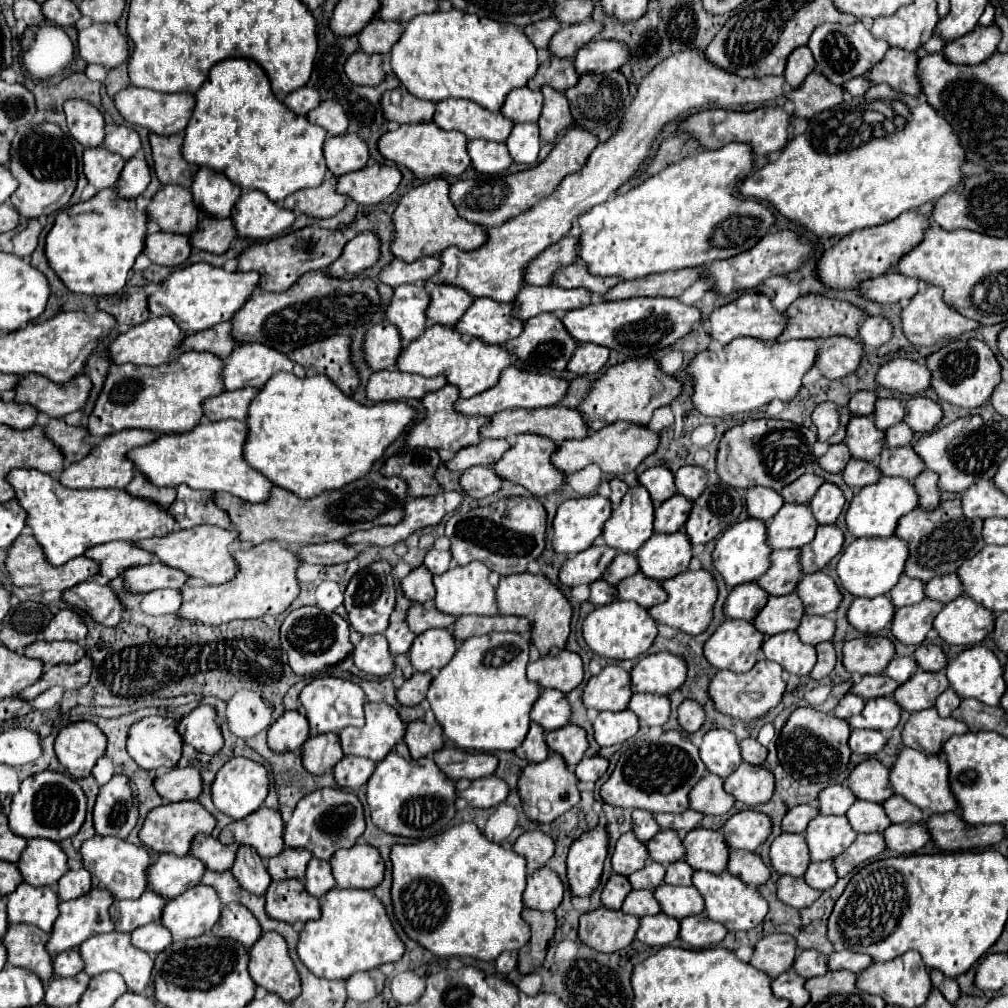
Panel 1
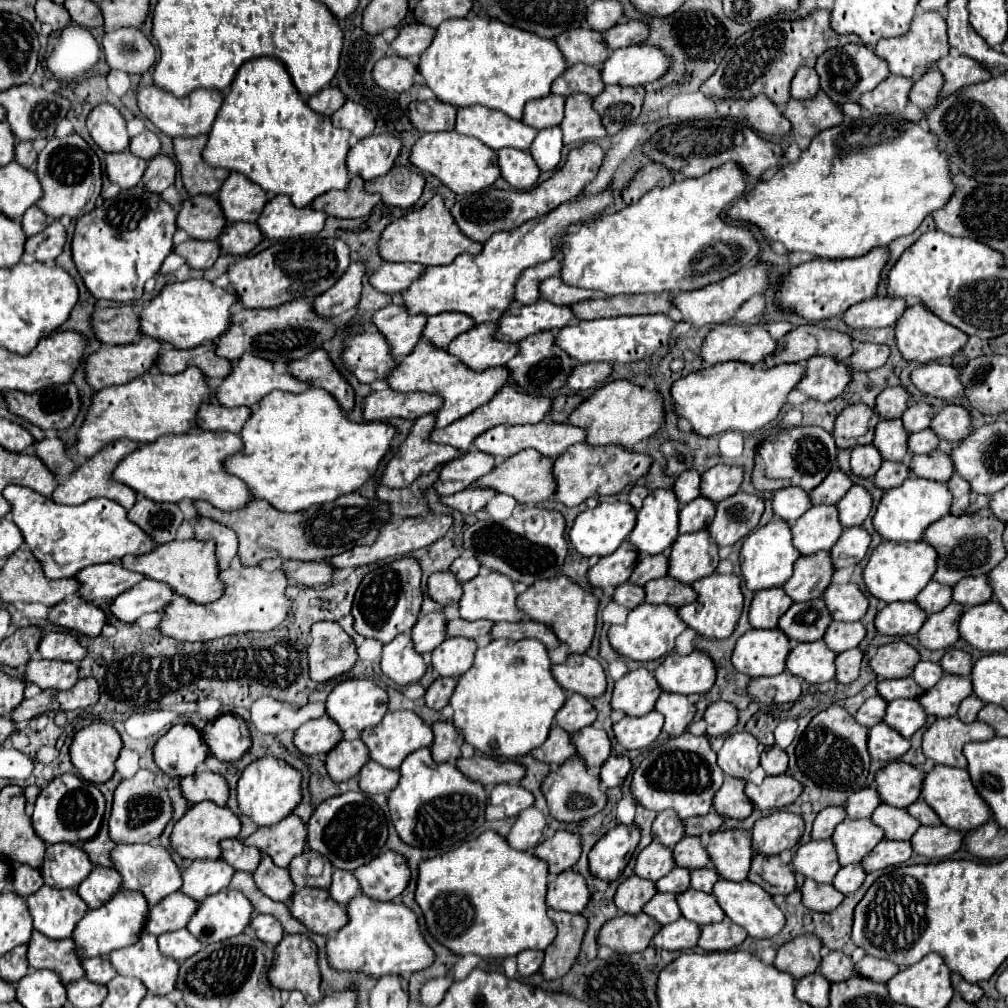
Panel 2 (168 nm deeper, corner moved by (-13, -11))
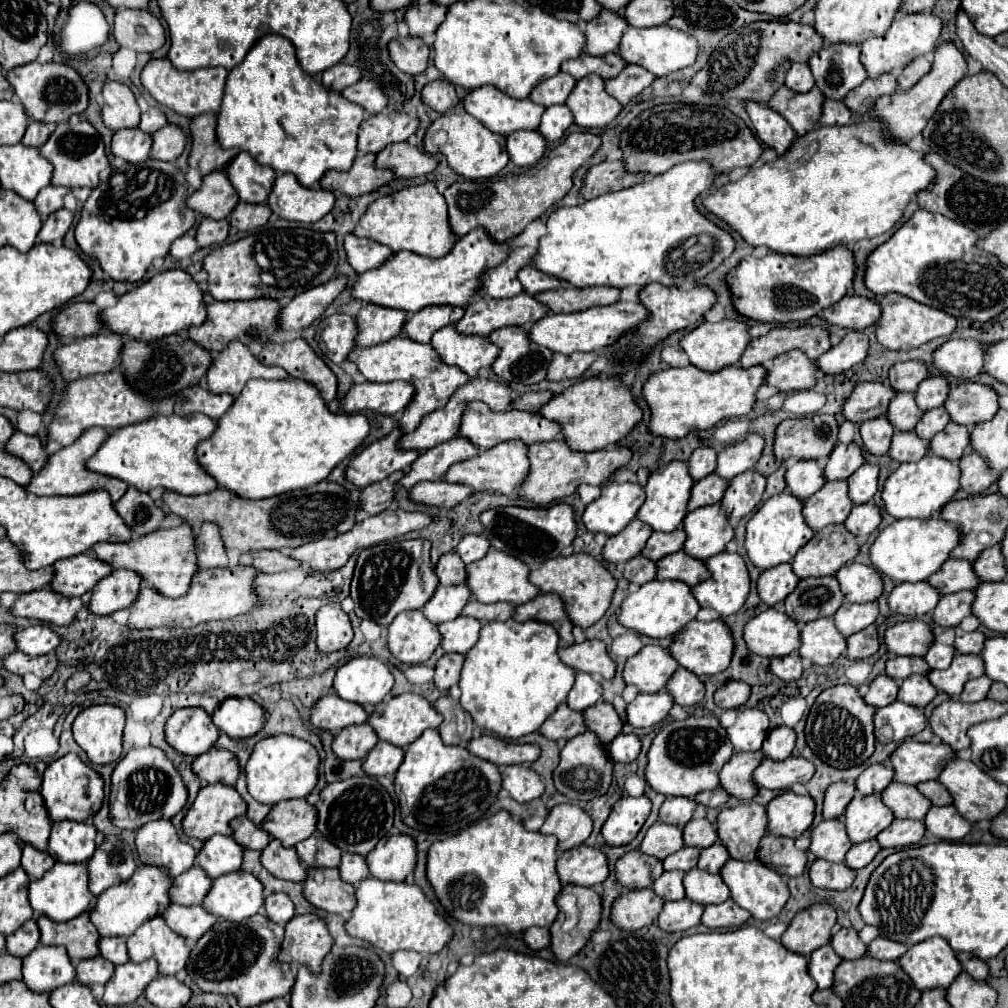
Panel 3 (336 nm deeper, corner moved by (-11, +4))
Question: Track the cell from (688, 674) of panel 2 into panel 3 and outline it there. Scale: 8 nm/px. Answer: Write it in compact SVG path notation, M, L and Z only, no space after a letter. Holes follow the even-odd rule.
M692 620L690 624L686 624L686 628L682 628L674 636L670 652L678 660L678 664L684 668L690 668L690 672L698 676L712 676L728 668L734 654L734 638L732 638L730 628L722 620L712 620L712 622Z

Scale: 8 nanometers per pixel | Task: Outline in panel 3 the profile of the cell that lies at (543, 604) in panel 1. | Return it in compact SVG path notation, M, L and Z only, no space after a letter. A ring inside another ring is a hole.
M570 554L570 556L550 558L538 570L530 572L530 582L538 586L540 592L558 594L566 604L568 618L580 628L588 628L596 624L606 614L612 602L612 594L616 590L614 576L608 572L606 566L602 566L590 554Z

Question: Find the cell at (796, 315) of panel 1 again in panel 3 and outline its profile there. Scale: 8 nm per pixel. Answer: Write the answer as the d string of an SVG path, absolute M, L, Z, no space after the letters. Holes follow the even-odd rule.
M776 326L766 336L756 338L748 344L740 358L740 364L742 368L768 366L768 362L774 360L774 356L784 354L792 348L802 350L810 360L818 360L818 356L830 350L828 332L820 326L800 326L800 328Z

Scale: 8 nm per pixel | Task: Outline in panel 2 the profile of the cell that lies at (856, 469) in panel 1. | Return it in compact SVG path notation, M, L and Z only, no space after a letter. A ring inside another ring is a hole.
M884 461L882 467L878 469L878 473L874 475L874 483L876 483L876 487L888 491L888 489L894 489L894 487L902 485L908 479L908 475L910 475L908 465Z

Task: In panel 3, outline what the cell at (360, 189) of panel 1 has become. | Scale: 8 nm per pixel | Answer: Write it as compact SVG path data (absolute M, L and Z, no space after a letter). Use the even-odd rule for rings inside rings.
M408 142L390 144L376 156L378 168L390 168L400 178L416 178L432 172L438 166L438 160Z

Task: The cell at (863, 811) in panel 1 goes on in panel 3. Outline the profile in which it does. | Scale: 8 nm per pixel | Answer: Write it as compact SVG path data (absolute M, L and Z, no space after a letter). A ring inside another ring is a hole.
M892 782L882 792L882 800L894 812L896 818L912 818L912 820L924 820L926 812L932 806L932 802L916 786L900 782Z

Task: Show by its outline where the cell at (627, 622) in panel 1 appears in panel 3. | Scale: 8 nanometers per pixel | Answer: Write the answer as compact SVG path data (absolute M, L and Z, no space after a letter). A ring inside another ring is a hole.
M652 580L646 582L644 586L640 586L638 592L630 594L620 608L620 624L650 636L650 638L666 638L666 636L674 636L676 632L680 632L690 620L696 618L700 606L698 600L692 594L692 588L686 582L678 582L678 580Z

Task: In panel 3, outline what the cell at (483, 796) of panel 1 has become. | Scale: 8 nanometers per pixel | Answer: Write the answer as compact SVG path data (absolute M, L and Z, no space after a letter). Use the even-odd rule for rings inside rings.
M526 764L506 766L502 770L502 788L506 788L518 802L530 802L534 798L540 798L544 792L540 776Z

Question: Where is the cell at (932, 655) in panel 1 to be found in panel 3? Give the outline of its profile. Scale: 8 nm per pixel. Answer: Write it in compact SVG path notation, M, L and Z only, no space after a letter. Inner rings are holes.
M960 626L956 628L956 650L960 654L980 654L984 648L984 640L986 636L982 632L964 632Z

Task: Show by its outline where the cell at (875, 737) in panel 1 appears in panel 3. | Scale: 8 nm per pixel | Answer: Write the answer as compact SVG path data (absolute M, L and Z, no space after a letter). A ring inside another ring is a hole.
M894 702L890 706L878 708L874 716L874 734L882 744L904 742L914 734L922 732L926 726L926 716L922 708L914 708L904 702Z

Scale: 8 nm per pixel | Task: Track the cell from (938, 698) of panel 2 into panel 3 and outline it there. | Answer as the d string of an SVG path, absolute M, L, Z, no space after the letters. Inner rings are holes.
M956 654L950 668L928 672L928 678L932 680L932 684L938 690L950 694L954 700L958 700L964 684L978 676L984 676L984 660L980 654L974 654L974 656Z

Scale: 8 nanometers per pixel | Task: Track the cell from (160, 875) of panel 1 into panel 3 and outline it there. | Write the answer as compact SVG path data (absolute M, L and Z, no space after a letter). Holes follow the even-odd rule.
M216 834L204 842L204 848L196 856L196 864L210 876L218 878L228 872L240 870L244 848L230 836Z

